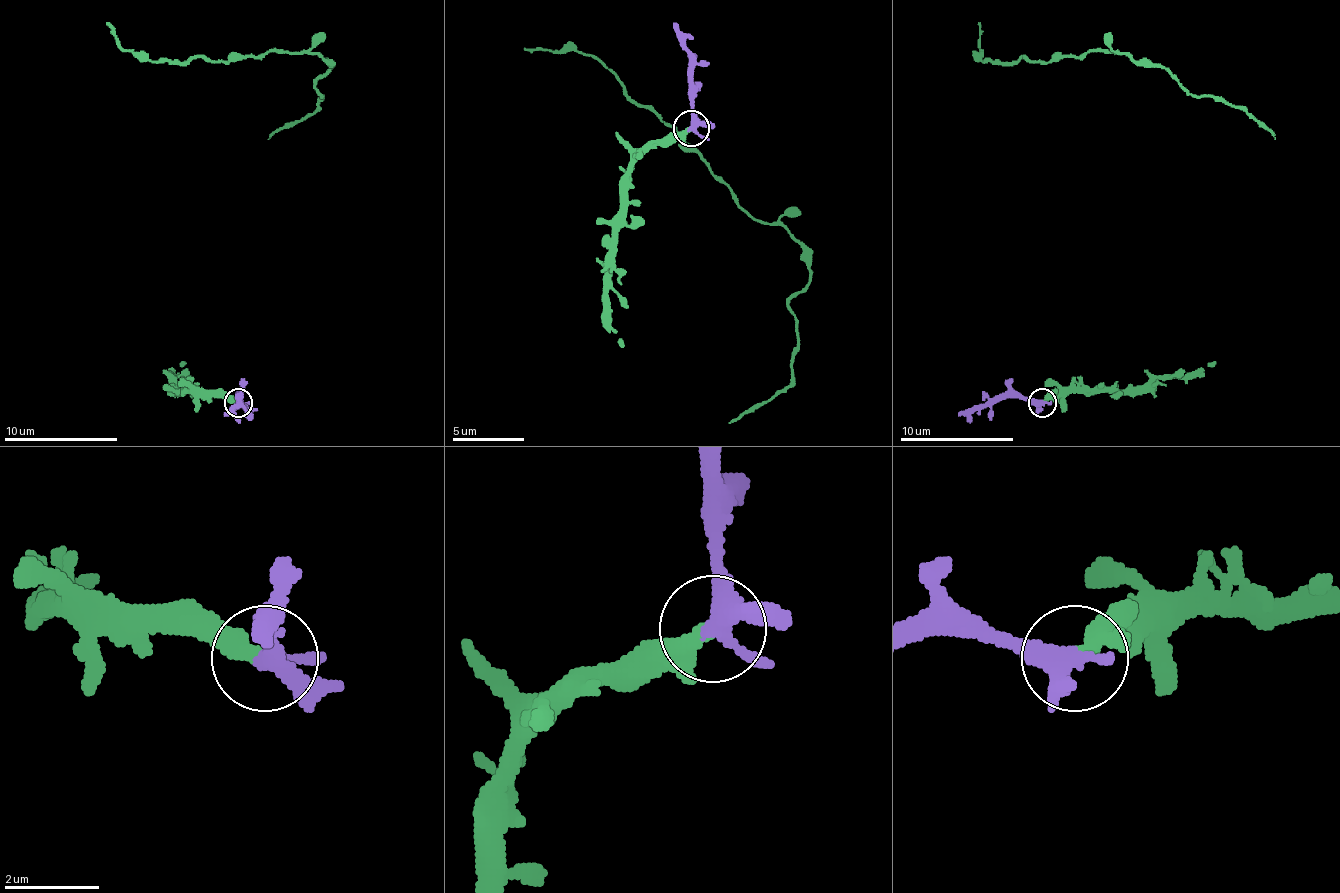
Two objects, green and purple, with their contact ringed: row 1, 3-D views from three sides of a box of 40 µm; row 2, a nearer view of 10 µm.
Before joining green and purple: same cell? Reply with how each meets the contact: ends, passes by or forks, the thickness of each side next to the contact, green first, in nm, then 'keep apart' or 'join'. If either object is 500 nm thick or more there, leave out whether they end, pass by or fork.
green ends; purple forks; calibres 360 and 320 nm; join

